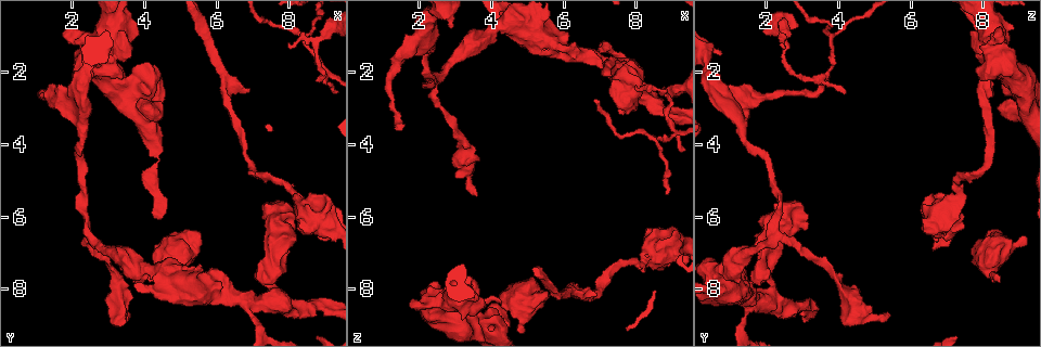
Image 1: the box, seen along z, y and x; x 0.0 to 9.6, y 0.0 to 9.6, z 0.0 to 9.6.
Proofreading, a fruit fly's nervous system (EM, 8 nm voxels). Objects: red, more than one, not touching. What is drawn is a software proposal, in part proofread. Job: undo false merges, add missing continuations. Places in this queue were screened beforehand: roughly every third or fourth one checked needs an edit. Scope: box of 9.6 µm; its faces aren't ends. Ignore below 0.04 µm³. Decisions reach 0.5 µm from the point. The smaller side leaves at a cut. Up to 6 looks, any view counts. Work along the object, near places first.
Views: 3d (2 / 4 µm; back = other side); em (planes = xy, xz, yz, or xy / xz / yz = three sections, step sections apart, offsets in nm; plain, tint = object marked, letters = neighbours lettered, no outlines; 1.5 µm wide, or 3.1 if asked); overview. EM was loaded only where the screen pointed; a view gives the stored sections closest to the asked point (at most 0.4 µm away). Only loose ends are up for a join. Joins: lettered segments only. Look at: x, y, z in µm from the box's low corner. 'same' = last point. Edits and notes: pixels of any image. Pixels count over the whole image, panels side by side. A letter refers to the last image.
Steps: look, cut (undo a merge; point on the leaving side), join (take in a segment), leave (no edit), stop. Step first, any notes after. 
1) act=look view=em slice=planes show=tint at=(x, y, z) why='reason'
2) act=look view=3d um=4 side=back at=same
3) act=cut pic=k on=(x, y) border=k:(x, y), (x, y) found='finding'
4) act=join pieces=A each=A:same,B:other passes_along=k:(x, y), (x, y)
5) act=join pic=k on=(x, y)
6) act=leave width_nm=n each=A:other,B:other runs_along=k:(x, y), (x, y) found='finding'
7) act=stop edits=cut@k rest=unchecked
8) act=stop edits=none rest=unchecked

act=look view=3d um=2 at=(3.75, 7.80, 8.50) why='free end'

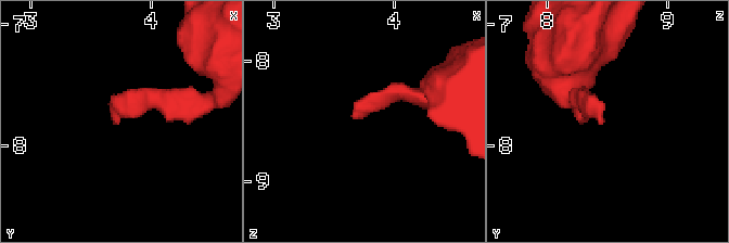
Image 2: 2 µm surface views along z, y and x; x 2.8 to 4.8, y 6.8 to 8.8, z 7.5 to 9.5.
act=look view=em slice=xy step=4 show=letters at=(3.74, 7.78, 8.46) why='shape alone is not enough'

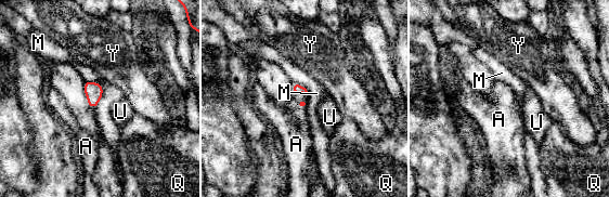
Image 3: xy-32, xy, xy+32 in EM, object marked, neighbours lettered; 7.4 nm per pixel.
act=look view=em slice=planes show=letters at=same

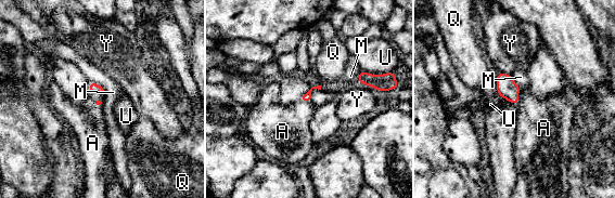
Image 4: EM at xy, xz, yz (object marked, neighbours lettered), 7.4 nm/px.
act=join pieces=A each=A:same,M:other,Q:other,U:other,Y:other found='it goes on there'

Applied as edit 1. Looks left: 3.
act=look view=em slice=xz step=8 show=letters at=(6.90, 2.50, 8.15) why='thin end'

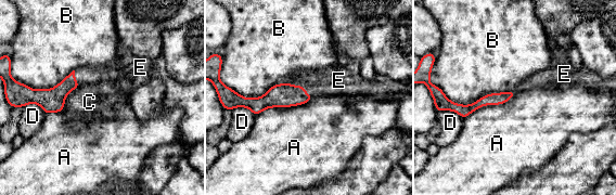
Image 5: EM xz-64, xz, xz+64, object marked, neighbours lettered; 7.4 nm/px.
act=look view=em slice=planes show=letters at=same

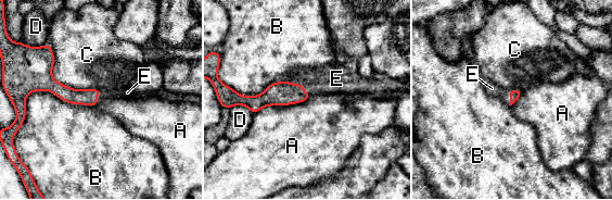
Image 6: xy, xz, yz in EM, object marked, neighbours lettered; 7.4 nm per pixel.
act=join pieces=E width_nm=80 each=A:other,B:other,C:other,D:other,E:same passes_along=6:(281, 92), (301, 85), (333, 78) found='the cell continues'

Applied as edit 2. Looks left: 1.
act=stop edits=join@4,join@6 rest=unchecked

